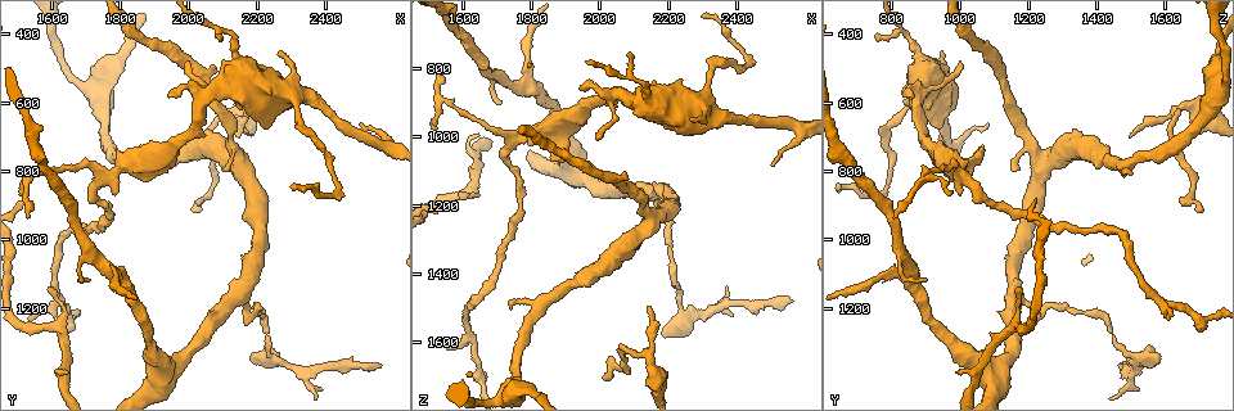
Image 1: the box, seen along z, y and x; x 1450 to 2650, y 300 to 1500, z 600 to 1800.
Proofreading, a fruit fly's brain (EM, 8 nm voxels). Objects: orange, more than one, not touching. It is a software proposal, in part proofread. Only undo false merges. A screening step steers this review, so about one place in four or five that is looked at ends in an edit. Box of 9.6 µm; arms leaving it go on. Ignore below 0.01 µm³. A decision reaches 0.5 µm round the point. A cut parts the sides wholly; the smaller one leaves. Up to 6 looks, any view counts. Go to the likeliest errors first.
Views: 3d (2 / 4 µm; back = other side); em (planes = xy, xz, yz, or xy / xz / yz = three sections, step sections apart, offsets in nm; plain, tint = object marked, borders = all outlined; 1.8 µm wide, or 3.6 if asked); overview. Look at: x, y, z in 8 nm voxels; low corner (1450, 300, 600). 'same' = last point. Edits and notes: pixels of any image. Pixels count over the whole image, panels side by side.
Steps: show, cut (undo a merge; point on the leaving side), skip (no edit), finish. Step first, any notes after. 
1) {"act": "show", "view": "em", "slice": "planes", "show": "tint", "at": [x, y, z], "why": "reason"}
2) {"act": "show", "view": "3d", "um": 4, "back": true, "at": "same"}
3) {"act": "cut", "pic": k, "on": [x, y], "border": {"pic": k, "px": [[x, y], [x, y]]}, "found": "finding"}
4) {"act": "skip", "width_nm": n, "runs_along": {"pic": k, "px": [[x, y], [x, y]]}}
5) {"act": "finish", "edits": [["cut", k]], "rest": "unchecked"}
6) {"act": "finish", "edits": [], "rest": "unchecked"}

{"act": "show", "view": "3d", "um": 4, "at": [2050, 580, 870], "why": "abrupt turn"}

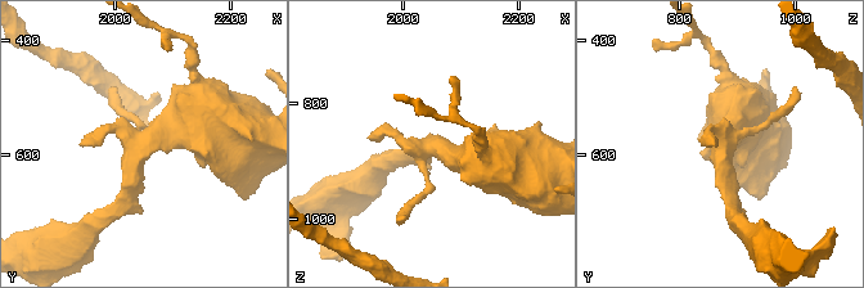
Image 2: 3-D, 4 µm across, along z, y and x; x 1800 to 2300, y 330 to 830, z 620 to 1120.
{"act": "show", "view": "em", "slice": "xy", "step": 16, "show": "tint", "at": [2055, 585, 875], "why": "now the EM"}

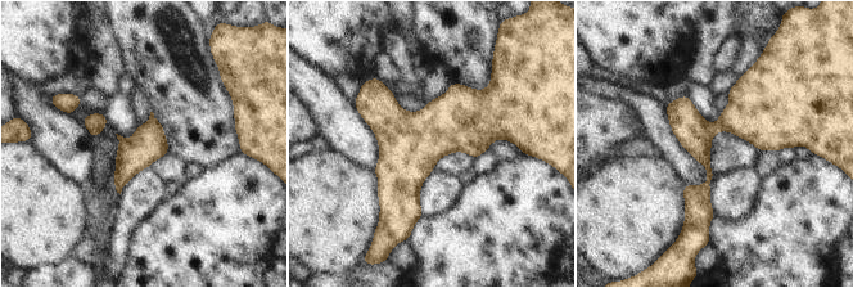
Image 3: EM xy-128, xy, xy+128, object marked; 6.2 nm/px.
{"act": "show", "view": "em", "slice": "yz", "step": 4, "show": "tint", "at": "same", "why": "another direction"}

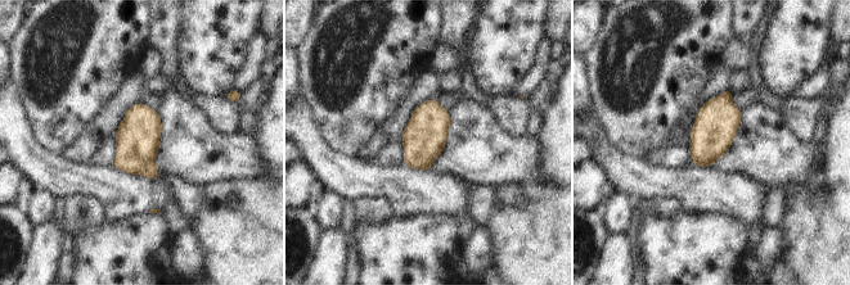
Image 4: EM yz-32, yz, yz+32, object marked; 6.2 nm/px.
{"act": "skip", "found": "continuous, no second neuron"}

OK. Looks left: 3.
{"act": "show", "view": "em", "slice": "xz", "step": 16, "show": "tint", "at": [1920, 1390, 1080], "why": "thick turns thin"}

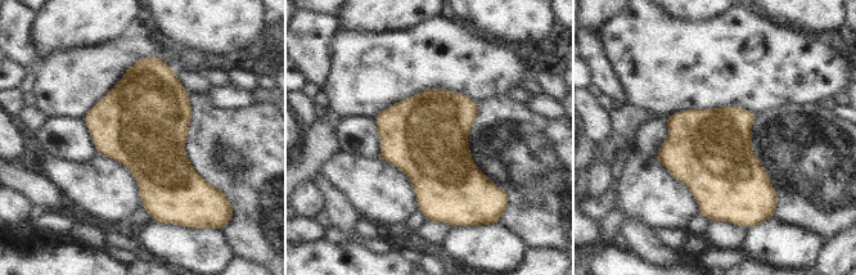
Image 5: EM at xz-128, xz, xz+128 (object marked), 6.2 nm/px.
{"act": "show", "view": "em", "slice": "xy", "step": 4, "show": "tint", "at": "same"}

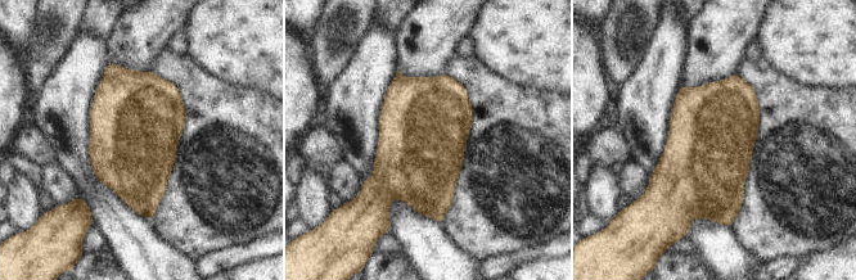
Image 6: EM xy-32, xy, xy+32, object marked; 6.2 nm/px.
{"act": "skip", "found": "one neuron here"}

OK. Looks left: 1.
{"act": "finish", "edits": [], "rest": "unchecked"}

